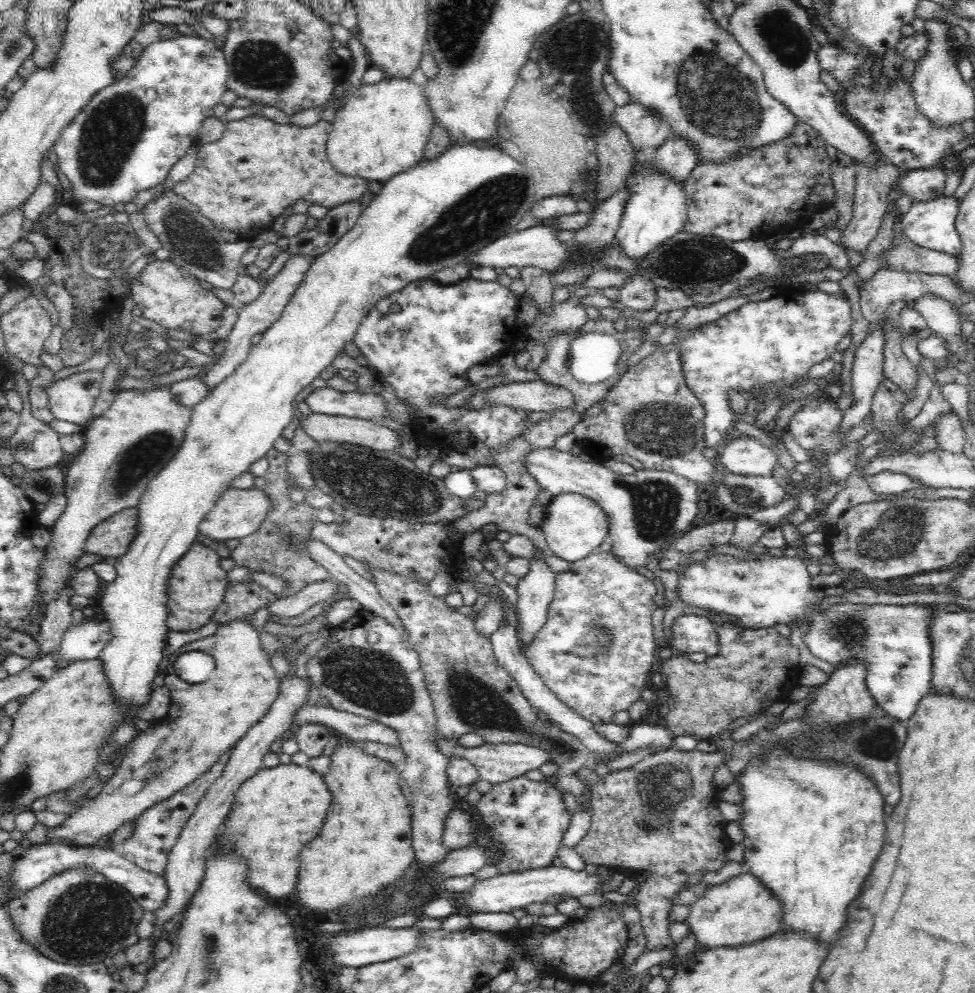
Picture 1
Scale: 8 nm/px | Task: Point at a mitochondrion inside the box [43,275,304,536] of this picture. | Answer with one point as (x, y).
(150, 452)

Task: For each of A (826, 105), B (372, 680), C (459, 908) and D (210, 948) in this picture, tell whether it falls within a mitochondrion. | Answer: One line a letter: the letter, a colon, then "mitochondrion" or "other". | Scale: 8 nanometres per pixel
A: other
B: mitochondrion
C: other
D: mitochondrion

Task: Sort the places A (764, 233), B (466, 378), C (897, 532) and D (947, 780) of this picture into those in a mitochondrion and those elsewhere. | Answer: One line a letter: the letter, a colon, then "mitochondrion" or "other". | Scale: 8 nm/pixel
A: other
B: other
C: mitochondrion
D: other

